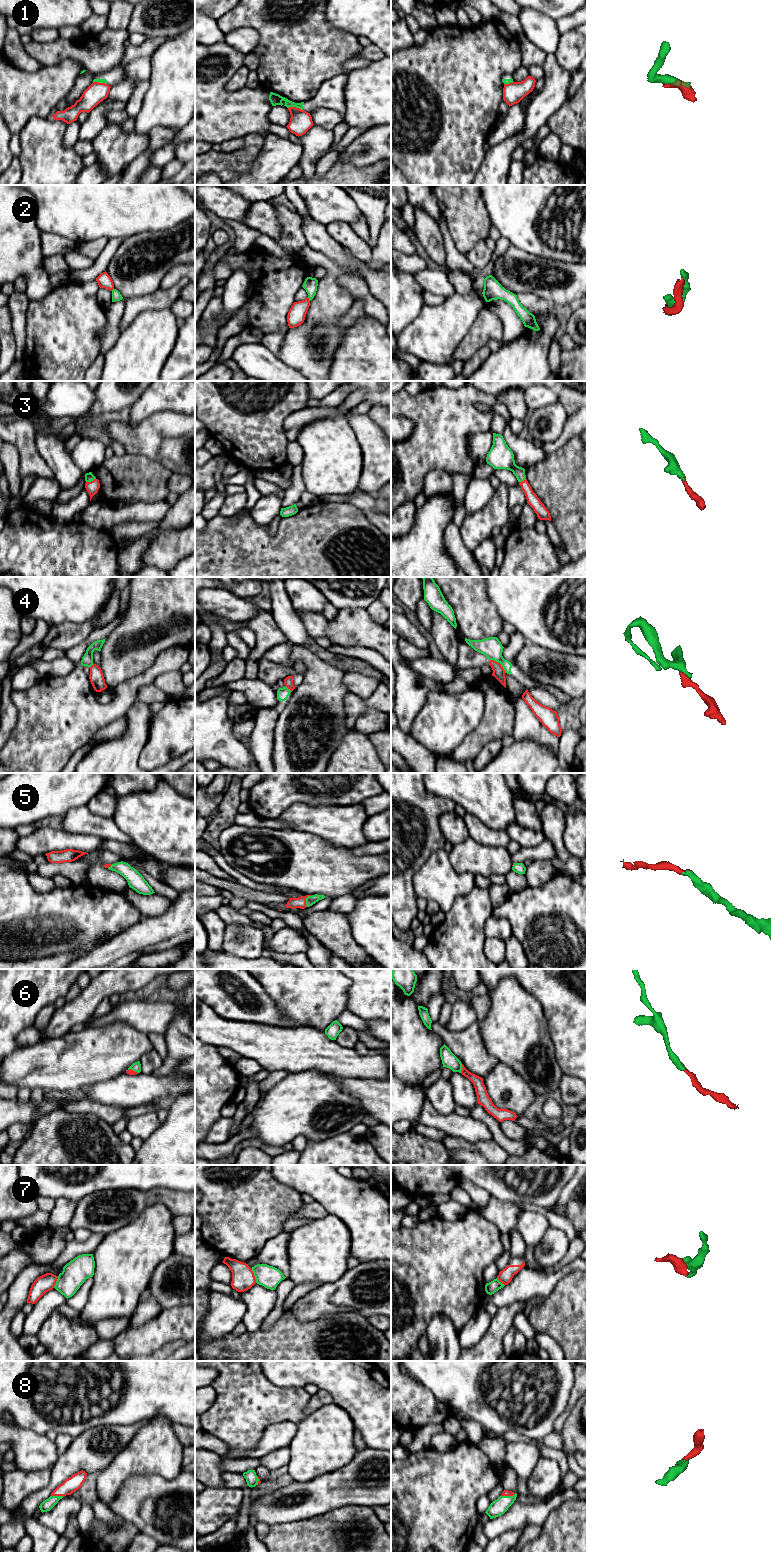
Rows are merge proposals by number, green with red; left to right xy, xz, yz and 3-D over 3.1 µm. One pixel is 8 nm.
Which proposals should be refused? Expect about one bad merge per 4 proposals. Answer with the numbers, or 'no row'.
1, 2, 4, 7

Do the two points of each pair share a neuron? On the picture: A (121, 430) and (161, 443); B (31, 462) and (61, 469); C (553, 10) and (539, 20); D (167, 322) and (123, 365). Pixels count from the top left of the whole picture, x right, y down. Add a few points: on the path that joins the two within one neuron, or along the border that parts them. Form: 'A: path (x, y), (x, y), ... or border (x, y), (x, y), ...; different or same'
A: path (131, 437), (135, 439), (151, 439); same
B: border (36, 446), (39, 455), (50, 469), (54, 478); different
C: border (538, 10), (555, 21); different
D: path (156, 333), (134, 355); same

